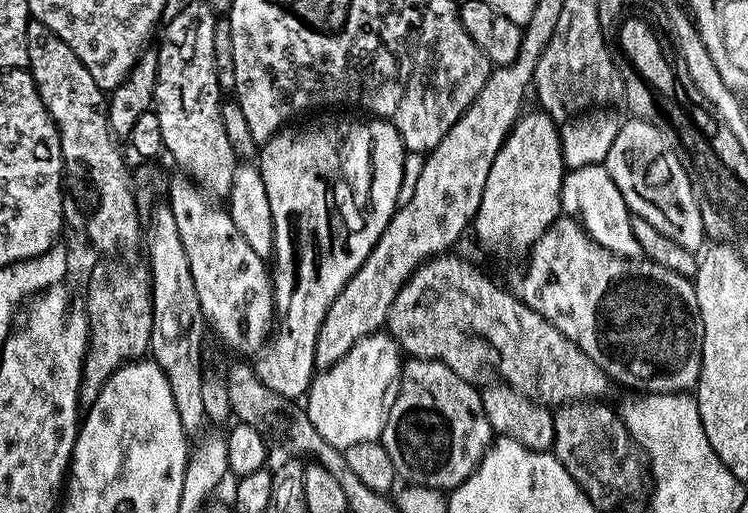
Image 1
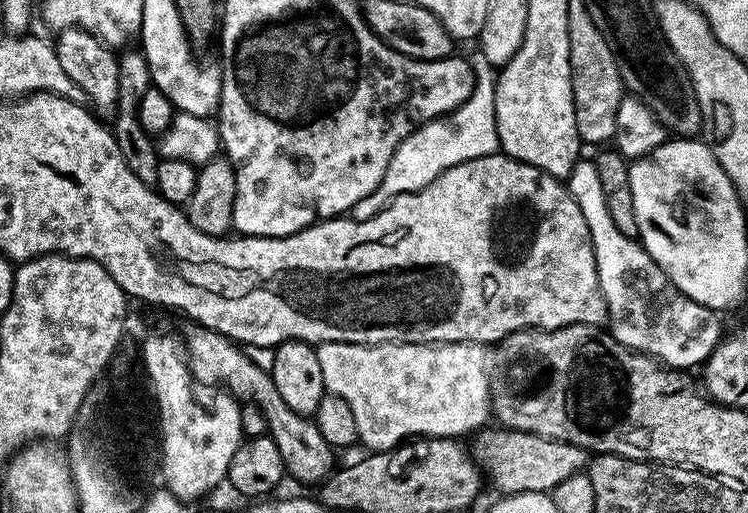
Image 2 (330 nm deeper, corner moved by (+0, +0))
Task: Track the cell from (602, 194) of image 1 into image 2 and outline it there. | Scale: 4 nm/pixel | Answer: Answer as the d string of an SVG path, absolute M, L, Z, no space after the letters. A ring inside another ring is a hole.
M577 160L574 170L566 178L566 187L578 210L582 210L582 218L586 218L590 230L598 282L608 303L606 324L613 338L622 346L645 352L669 368L692 370L695 364L696 367L703 365L722 339L720 320L716 317L719 315L679 292L658 262L650 258L643 244L614 226L593 161Z

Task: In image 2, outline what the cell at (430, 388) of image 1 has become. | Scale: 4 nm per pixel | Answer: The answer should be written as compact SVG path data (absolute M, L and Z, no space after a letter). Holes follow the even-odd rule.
M485 426L471 437L472 459L480 465L483 475L504 496L519 492L551 493L575 472L583 472L590 463L589 449L564 440L551 440L533 432L518 432L503 426Z

